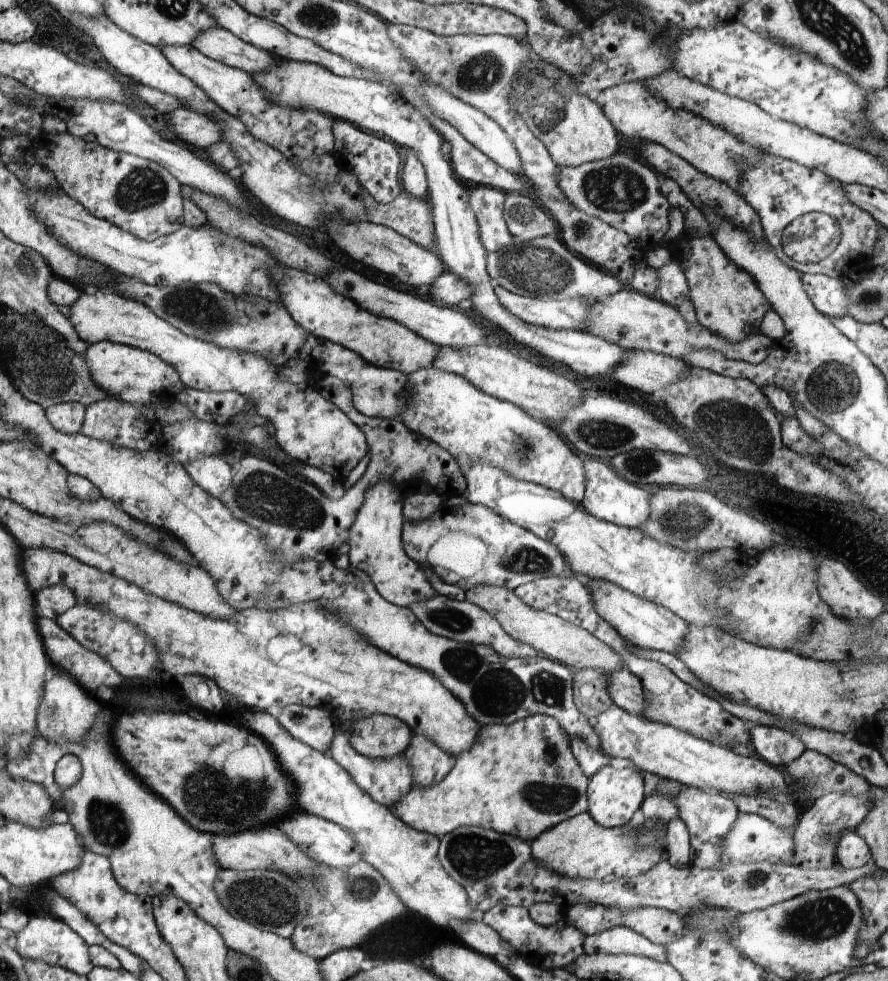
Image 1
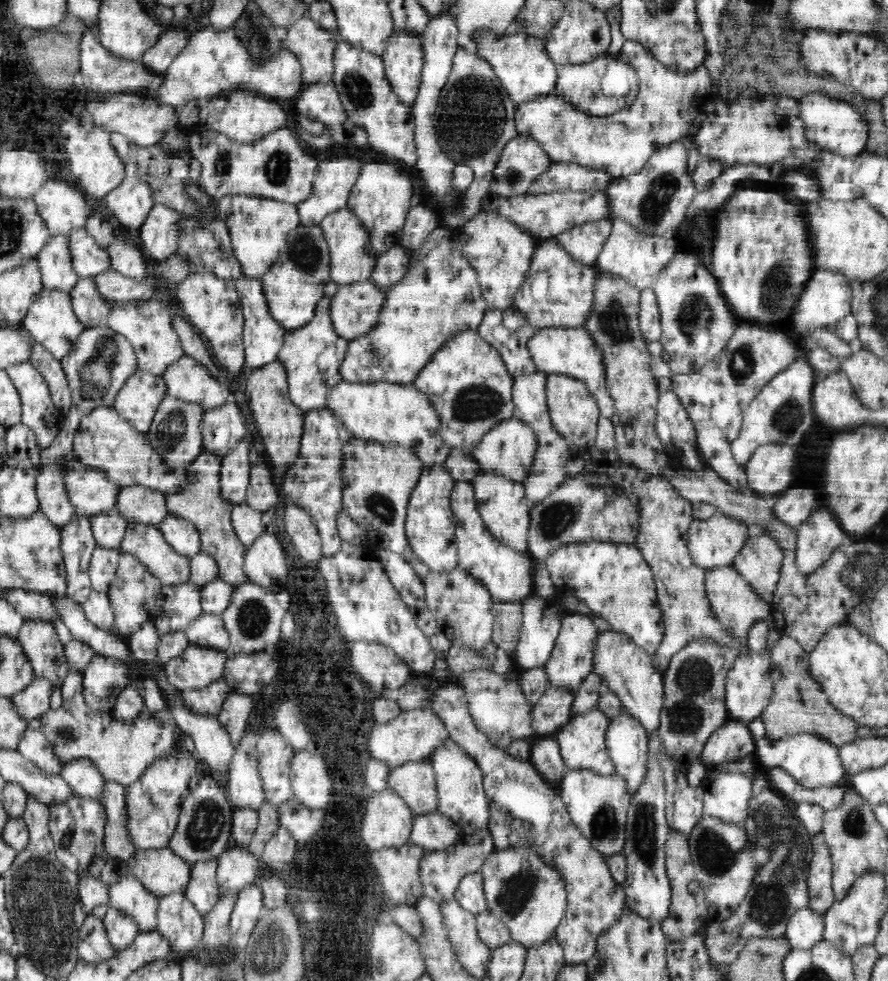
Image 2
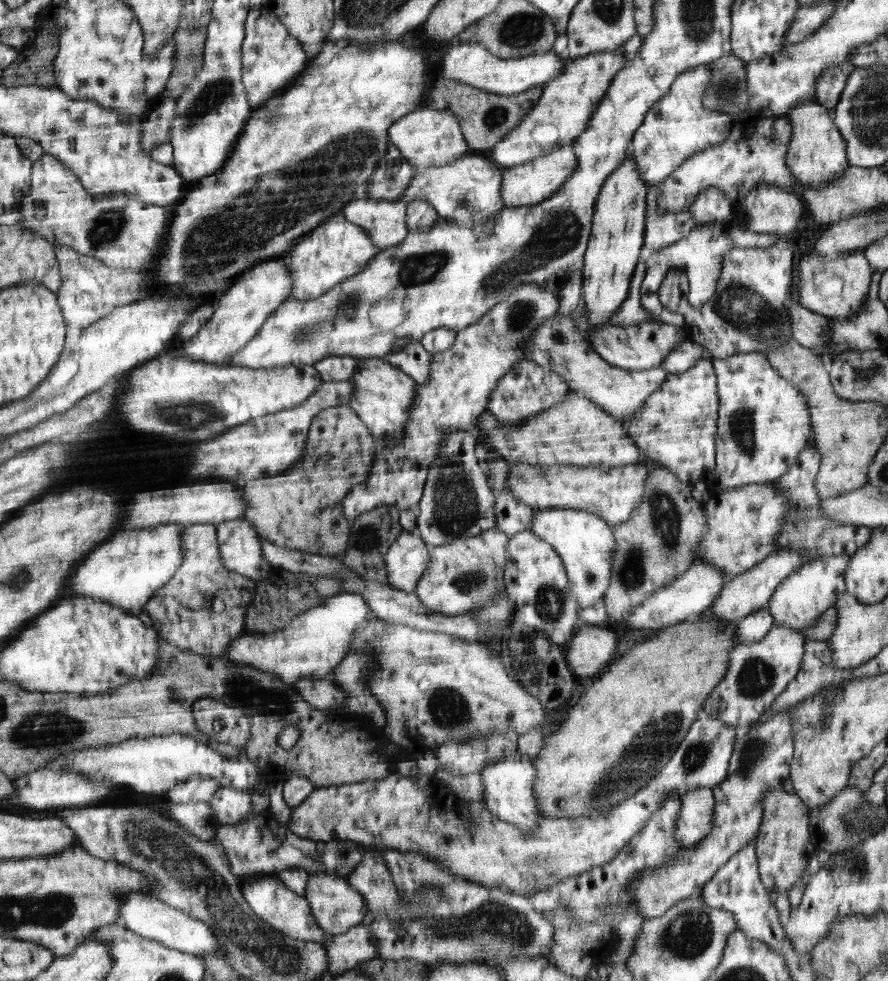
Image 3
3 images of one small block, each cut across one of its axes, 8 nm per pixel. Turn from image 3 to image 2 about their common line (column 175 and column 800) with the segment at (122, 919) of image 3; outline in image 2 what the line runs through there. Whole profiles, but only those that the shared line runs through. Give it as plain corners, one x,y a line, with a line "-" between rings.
800,908
790,916
785,937
790,941
792,949
812,949
820,941
824,941
823,915
810,908

